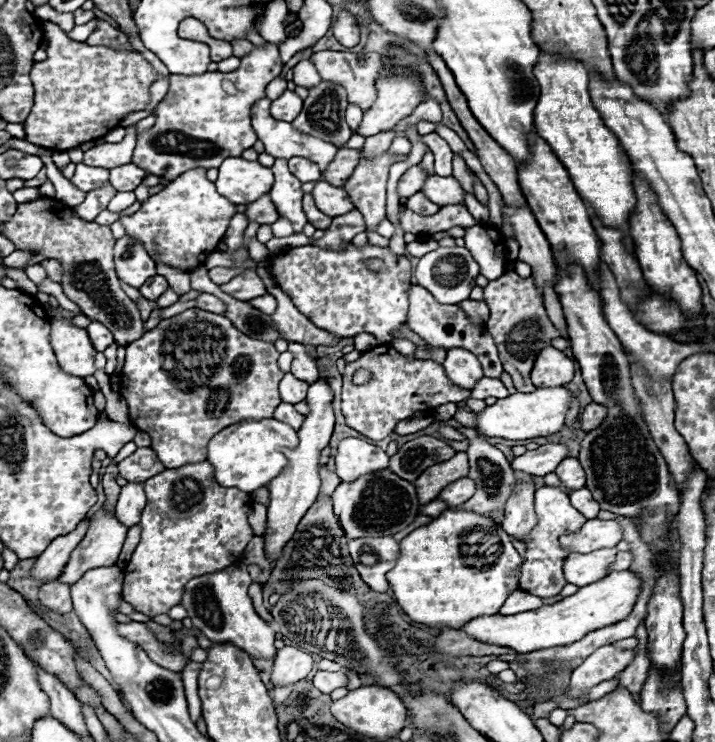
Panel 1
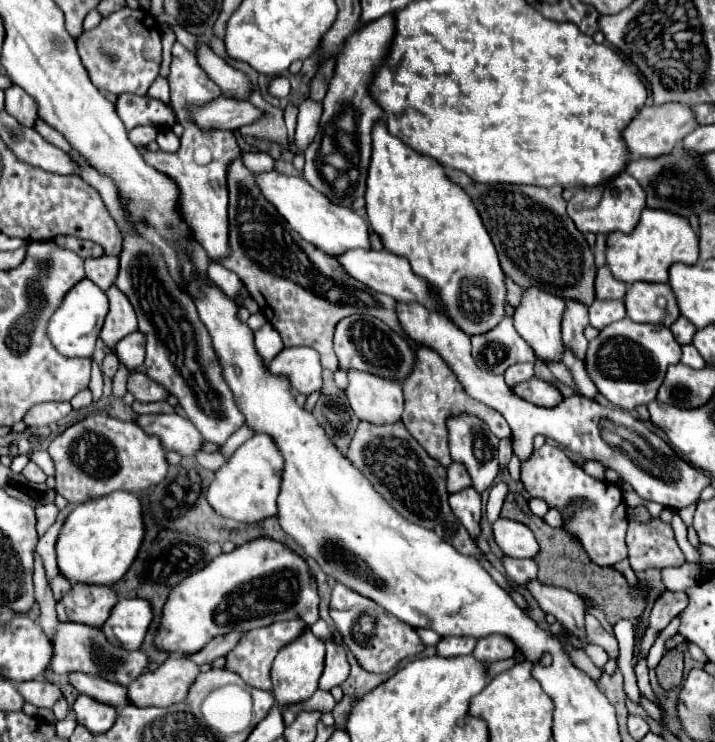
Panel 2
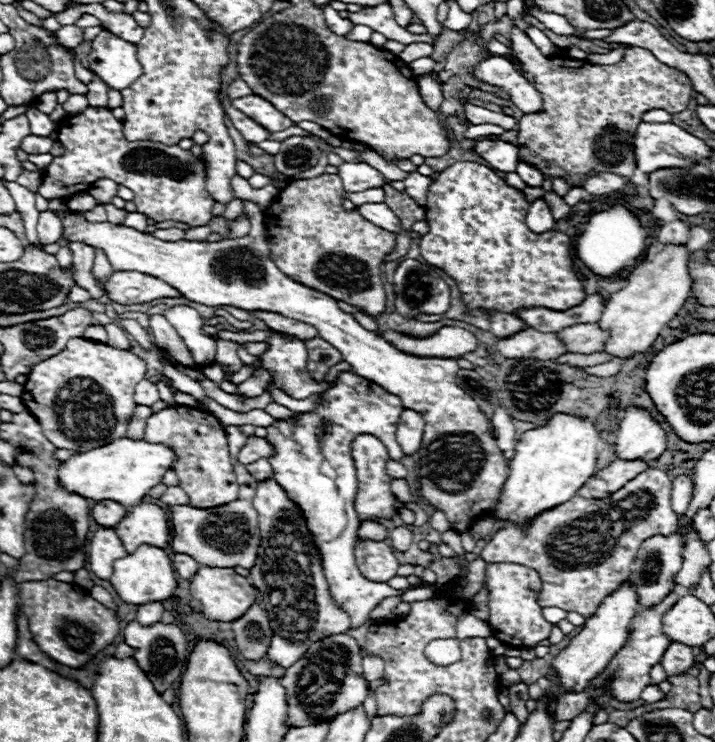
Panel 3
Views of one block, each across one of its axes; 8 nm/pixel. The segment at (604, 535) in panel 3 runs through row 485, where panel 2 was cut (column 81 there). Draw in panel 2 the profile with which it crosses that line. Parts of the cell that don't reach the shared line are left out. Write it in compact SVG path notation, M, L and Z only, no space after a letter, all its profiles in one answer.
M58 624L56 632L56 656L52 660L52 670L56 674L70 674L70 672L84 672L94 674L100 678L106 678L110 682L118 682L128 686L132 680L136 680L140 674L146 672L148 658L134 650L122 650L116 646L110 646L100 630L82 626L82 624Z

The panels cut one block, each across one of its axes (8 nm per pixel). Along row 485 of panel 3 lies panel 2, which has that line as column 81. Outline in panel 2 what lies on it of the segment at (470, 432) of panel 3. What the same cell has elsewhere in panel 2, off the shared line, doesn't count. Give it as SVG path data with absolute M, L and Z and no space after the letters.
M104 412L90 414L58 434L50 442L48 454L56 466L56 492L72 506L116 490L140 494L160 484L168 472L166 452L156 436L144 434L134 422L122 422Z

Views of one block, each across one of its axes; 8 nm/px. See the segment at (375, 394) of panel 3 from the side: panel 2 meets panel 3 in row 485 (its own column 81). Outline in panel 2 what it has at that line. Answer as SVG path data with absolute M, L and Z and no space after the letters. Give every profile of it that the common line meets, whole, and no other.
M84 278L70 290L70 294L62 298L62 304L56 308L54 316L50 318L46 334L50 336L50 342L62 356L90 358L94 354L94 344L96 344L96 338L100 334L106 314L108 314L106 294L92 280Z

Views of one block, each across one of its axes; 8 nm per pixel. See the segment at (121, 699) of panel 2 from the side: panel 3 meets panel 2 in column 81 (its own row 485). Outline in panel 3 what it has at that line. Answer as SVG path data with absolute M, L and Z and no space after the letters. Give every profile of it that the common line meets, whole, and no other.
M678 476L674 480L674 484L672 484L672 510L678 516L682 516L688 510L688 506L690 506L692 492L694 492L692 488L694 488L694 484L690 482L688 476Z

